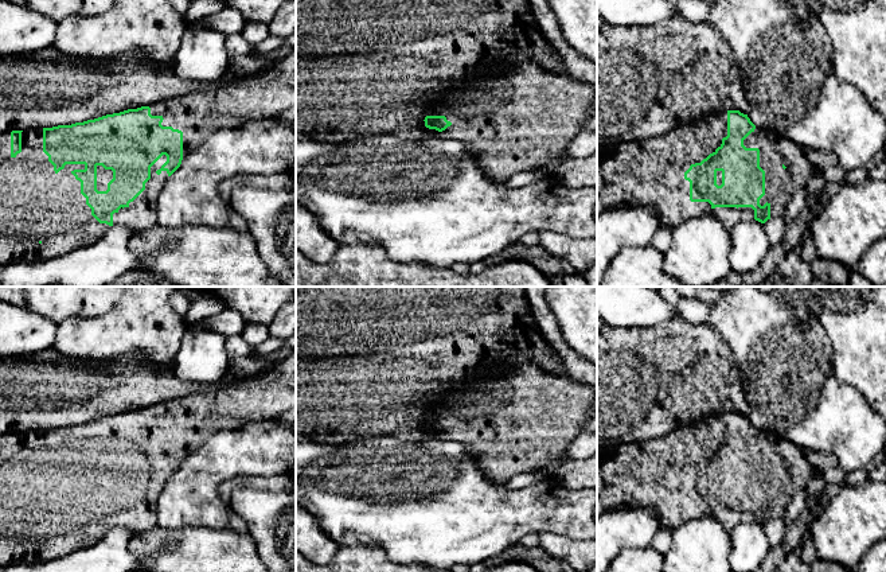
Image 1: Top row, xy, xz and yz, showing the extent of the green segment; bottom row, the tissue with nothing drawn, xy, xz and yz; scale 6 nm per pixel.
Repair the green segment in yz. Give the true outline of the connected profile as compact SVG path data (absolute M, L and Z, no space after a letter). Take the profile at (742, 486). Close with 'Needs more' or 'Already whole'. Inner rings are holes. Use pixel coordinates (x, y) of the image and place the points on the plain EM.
M739 412L691 421L657 439L606 445L602 460L597 463L597 515L618 507L652 506L661 529L672 532L686 522L713 517L727 533L749 521L765 525L770 520L784 518L792 498L807 489L813 475L839 466L835 455L799 448L756 428L748 416Z. Needs more

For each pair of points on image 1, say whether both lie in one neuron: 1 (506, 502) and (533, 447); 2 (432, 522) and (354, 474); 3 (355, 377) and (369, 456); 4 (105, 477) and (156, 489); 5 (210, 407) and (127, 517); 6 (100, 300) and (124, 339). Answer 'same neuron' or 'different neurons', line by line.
1: different neurons
2: same neuron
3: different neurons
4: same neuron
5: same neuron
6: different neurons

